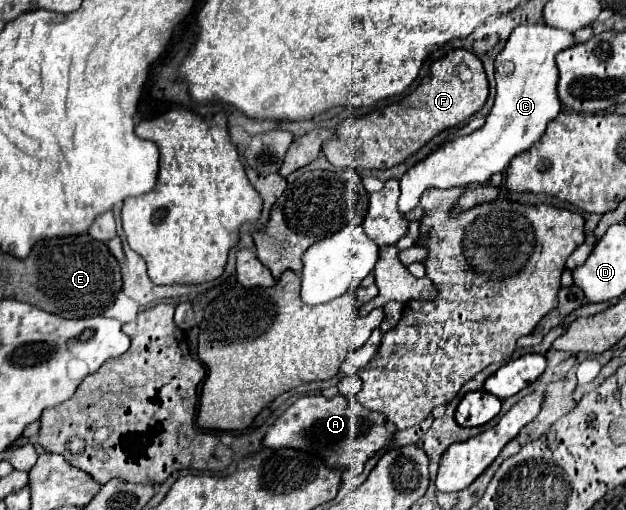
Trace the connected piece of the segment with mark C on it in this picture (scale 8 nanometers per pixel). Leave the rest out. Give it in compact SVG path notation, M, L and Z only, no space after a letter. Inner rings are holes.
M544 22L516 26L516 30L512 30L504 50L494 60L494 66L496 66L496 100L494 100L494 106L492 106L492 110L490 110L490 114L486 118L486 124L482 128L474 130L468 136L462 136L462 138L456 138L456 140L448 142L438 152L430 154L428 158L424 158L416 166L412 166L400 178L402 194L400 194L398 210L402 214L406 214L412 208L416 208L422 192L426 188L430 188L430 186L434 186L434 188L452 188L452 186L462 186L462 184L482 184L492 174L502 172L516 154L528 150L528 146L538 142L540 136L546 130L546 124L552 118L556 118L560 108L562 108L560 98L558 98L558 90L556 90L556 86L558 86L558 68L556 68L554 58L556 58L558 52L562 52L562 50L566 50L566 48L570 48L574 44L576 44L576 38L574 38L572 32L550 28Z

